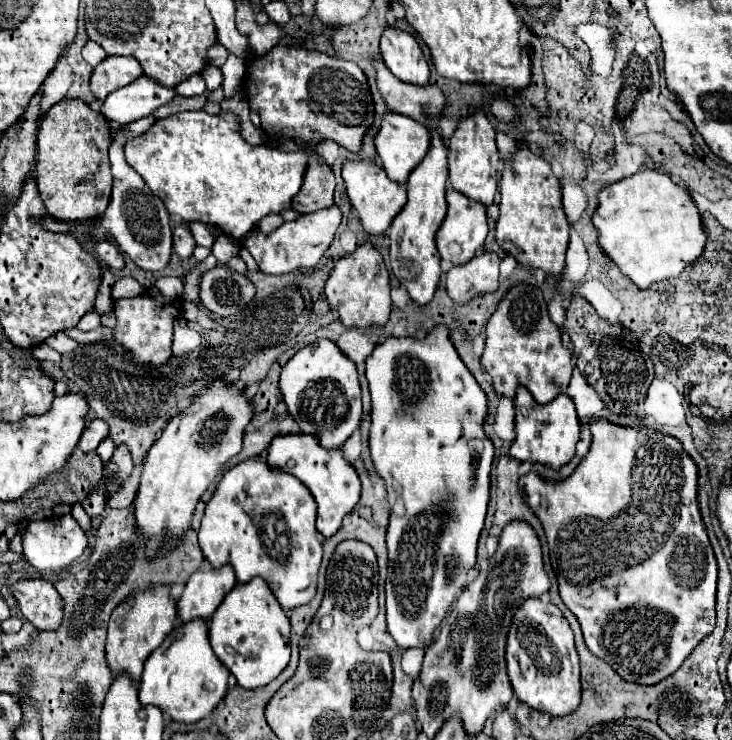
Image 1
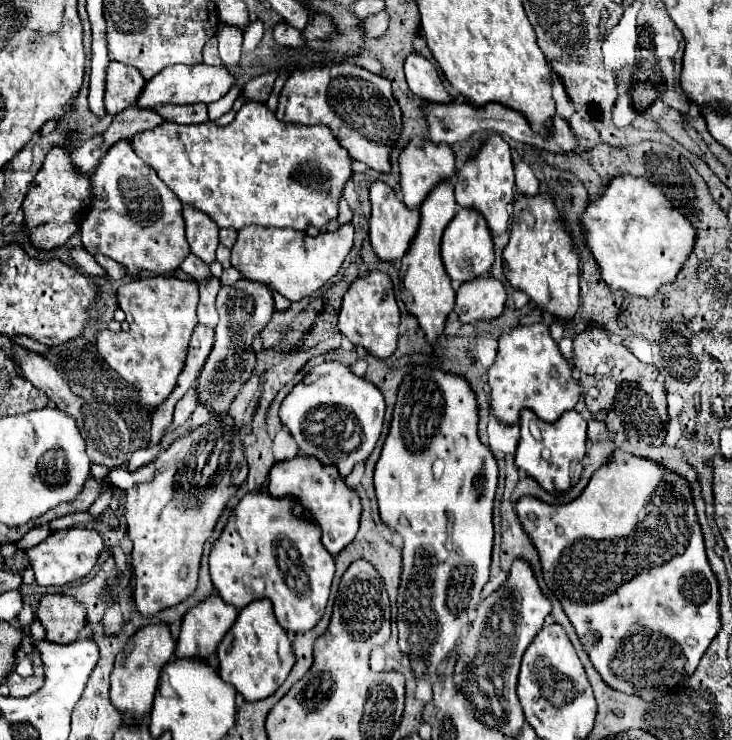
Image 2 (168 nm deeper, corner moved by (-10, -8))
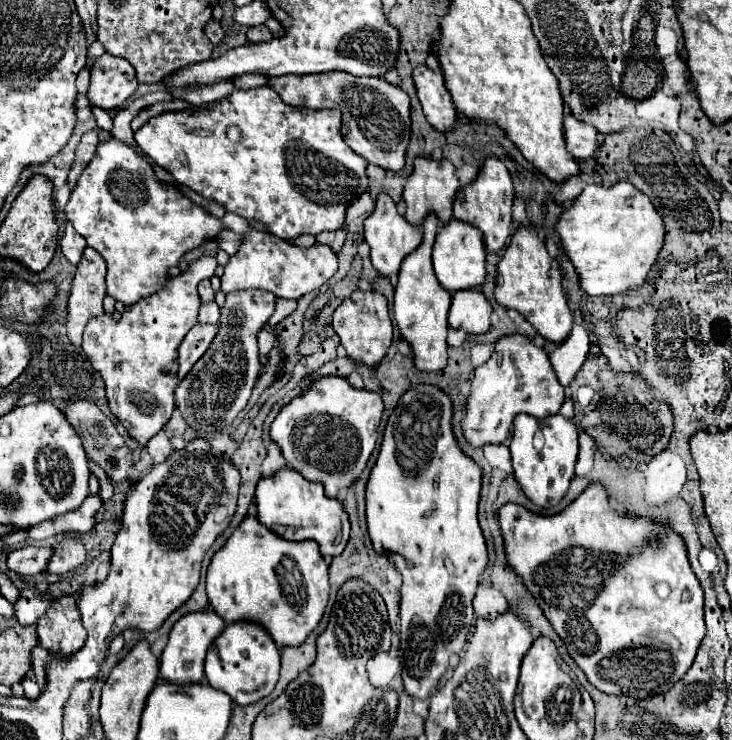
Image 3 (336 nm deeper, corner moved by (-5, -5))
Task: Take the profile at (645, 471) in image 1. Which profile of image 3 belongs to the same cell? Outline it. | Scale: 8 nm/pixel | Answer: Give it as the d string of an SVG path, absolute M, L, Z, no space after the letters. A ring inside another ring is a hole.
M591 483L567 509L555 515L539 515L517 503L507 503L497 517L509 563L537 597L591 685L603 693L647 699L669 691L689 671L705 637L705 599L679 533L653 517L619 515L609 507L609 495L601 483Z

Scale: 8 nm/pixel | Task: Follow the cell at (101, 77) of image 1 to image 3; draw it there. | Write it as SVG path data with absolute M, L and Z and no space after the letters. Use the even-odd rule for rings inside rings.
M105 53L91 65L91 85L87 95L93 105L111 111L121 107L135 93L137 85L135 73L129 71L129 61Z

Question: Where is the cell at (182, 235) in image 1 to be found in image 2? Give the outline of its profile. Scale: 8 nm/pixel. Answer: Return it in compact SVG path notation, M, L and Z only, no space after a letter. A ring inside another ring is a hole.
M188 254L186 260L180 264L180 268L182 268L186 274L190 274L194 280L198 280L198 282L208 282L208 280L212 278L210 268L208 268L198 256L194 256L194 254Z

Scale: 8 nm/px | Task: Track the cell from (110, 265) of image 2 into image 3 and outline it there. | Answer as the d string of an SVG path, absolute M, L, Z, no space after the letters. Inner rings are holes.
M87 247L77 267L69 297L67 337L71 337L73 345L81 345L81 335L87 321L103 315L105 271L105 259L95 249Z

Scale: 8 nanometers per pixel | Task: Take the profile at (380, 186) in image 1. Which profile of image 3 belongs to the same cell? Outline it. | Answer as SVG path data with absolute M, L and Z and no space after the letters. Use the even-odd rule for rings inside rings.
M379 193L377 203L375 203L375 211L365 219L365 241L371 247L371 263L373 267L385 275L391 277L399 271L401 261L417 249L417 245L423 239L423 231L419 225L411 225L399 211L397 205L393 203L393 199L387 193Z

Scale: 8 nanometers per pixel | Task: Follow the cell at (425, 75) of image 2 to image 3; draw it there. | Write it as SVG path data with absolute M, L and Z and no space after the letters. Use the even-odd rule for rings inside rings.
M417 65L417 69L413 69L413 83L427 121L439 131L451 129L455 121L455 107L449 91L445 89L443 75L425 65Z

